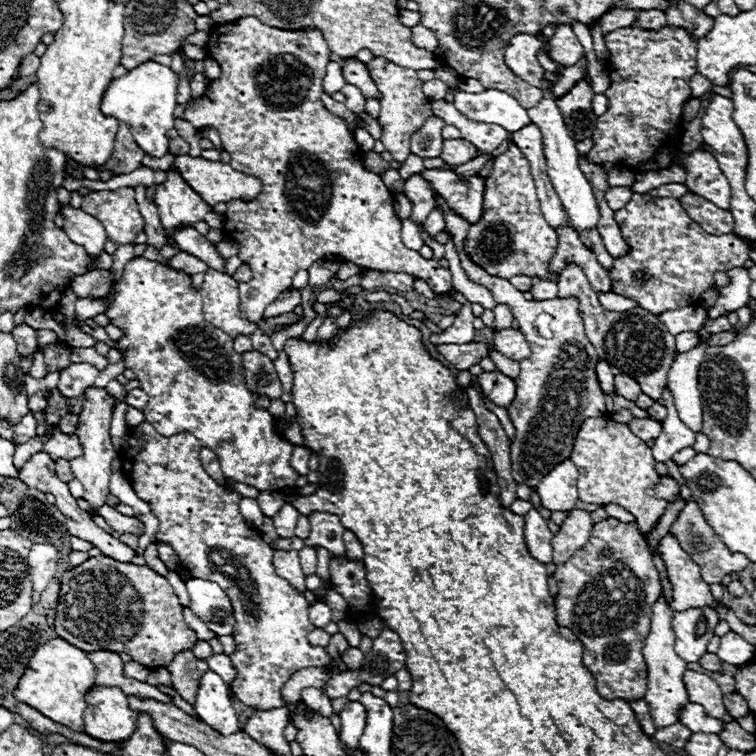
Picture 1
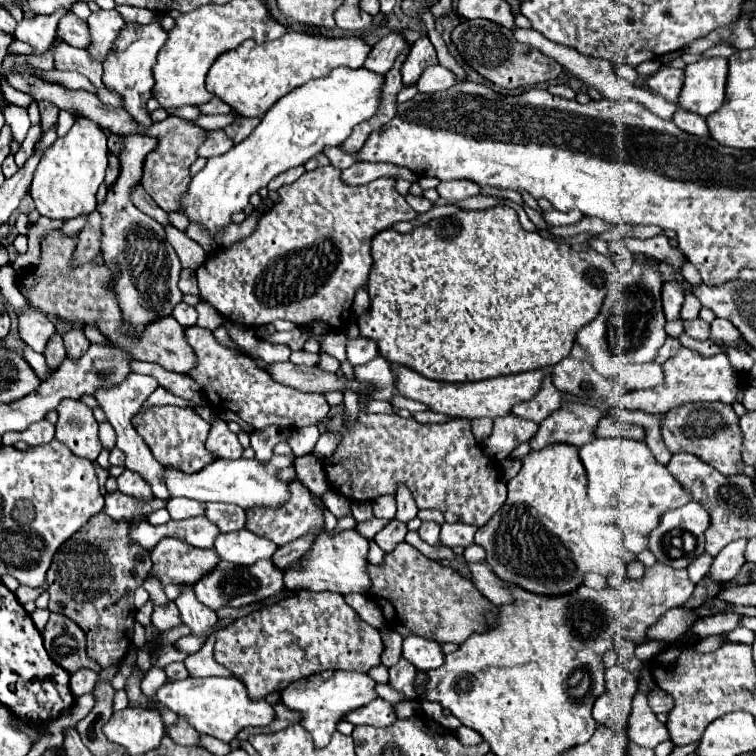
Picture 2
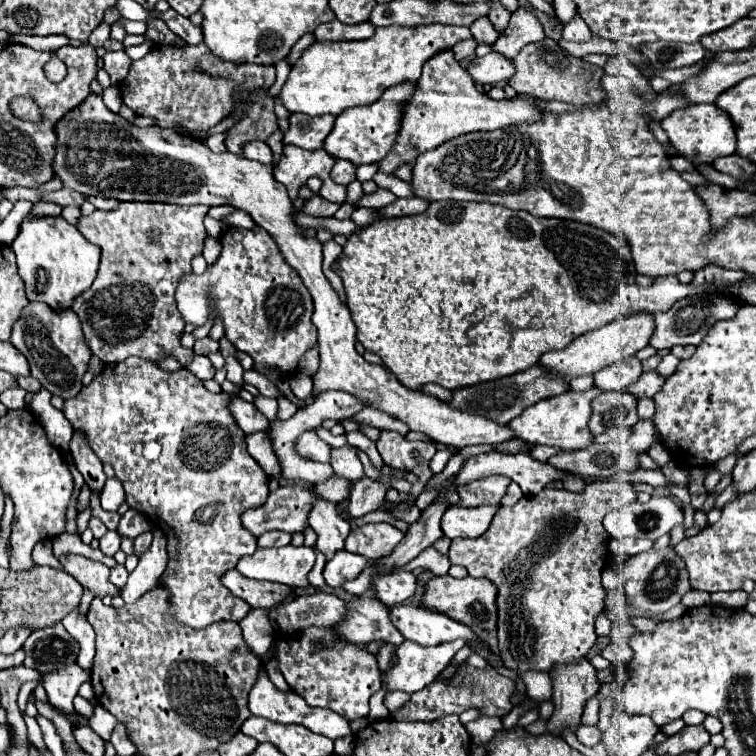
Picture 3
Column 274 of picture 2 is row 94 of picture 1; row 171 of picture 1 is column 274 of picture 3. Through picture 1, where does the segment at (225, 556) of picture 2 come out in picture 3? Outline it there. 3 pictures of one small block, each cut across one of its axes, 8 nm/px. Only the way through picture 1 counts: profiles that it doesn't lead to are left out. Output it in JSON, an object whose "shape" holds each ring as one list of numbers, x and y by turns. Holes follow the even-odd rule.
{"shape":[[308,546,258,548,252,556,238,560,238,570,254,580,282,582,290,588,306,588,308,572,312,570,316,554]]}

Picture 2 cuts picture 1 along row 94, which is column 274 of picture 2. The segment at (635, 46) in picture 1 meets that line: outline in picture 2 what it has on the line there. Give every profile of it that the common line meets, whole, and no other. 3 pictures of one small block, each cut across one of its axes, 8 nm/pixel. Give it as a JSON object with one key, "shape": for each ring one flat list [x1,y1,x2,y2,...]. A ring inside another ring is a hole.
{"shape":[[298,590,292,592,290,598,270,606,256,610,244,618,238,618,232,626,216,632,214,644,214,660,224,668,238,674,246,684,250,698,262,700,272,692,282,692,290,682,302,680,310,674,318,674,324,670,358,670,368,672,370,668,380,664,380,654,384,650,380,632,360,620,360,616,346,604,340,594,330,592,310,592]]}

